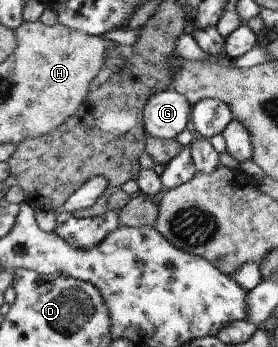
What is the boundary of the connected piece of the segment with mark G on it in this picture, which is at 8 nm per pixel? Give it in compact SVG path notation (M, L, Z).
M170 87L150 97L144 125L152 137L174 139L184 128L190 127L191 108L186 96Z

